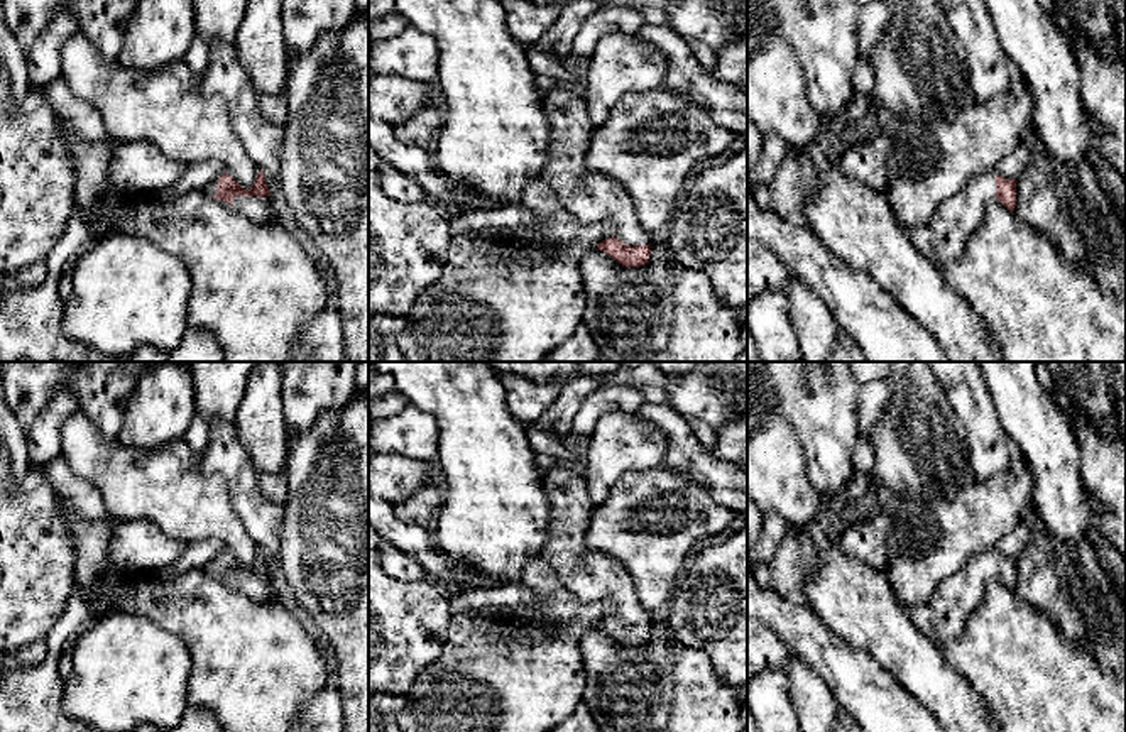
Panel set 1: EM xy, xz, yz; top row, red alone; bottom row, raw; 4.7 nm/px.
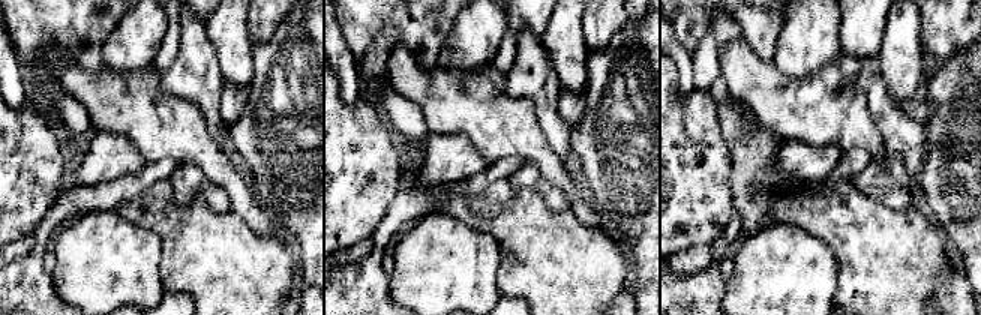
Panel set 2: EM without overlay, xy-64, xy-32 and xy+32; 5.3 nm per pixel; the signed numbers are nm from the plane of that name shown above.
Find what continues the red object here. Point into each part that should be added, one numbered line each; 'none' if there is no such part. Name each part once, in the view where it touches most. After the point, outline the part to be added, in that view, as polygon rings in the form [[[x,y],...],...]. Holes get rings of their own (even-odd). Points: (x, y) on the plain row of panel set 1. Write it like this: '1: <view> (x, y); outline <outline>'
1: xz (590, 575); outline [[[560,463],[541,472],[549,499],[548,543],[541,556],[558,573],[575,600],[610,600],[626,624],[653,622],[651,610],[639,604],[629,571],[614,558],[587,546],[593,502],[580,467]]]

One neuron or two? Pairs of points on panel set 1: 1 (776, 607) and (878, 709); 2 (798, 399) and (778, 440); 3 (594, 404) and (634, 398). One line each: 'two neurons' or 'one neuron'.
1: one neuron
2: two neurons
3: one neuron

